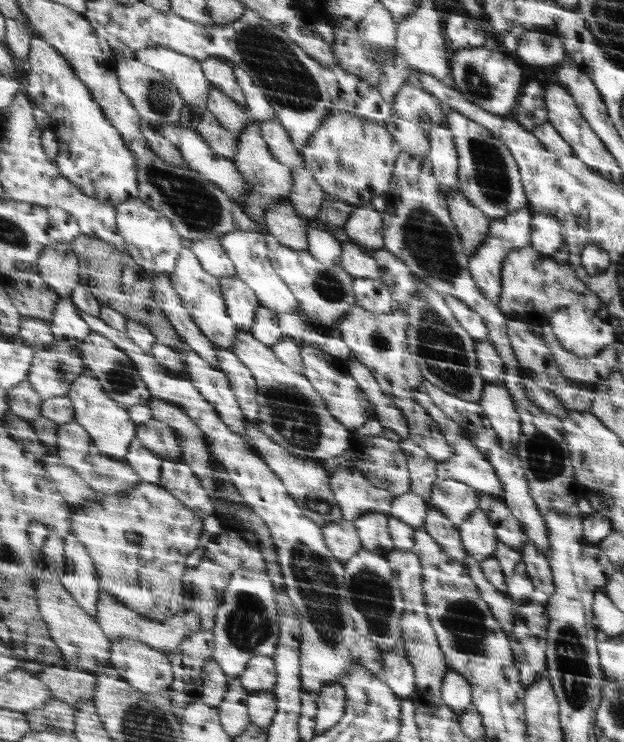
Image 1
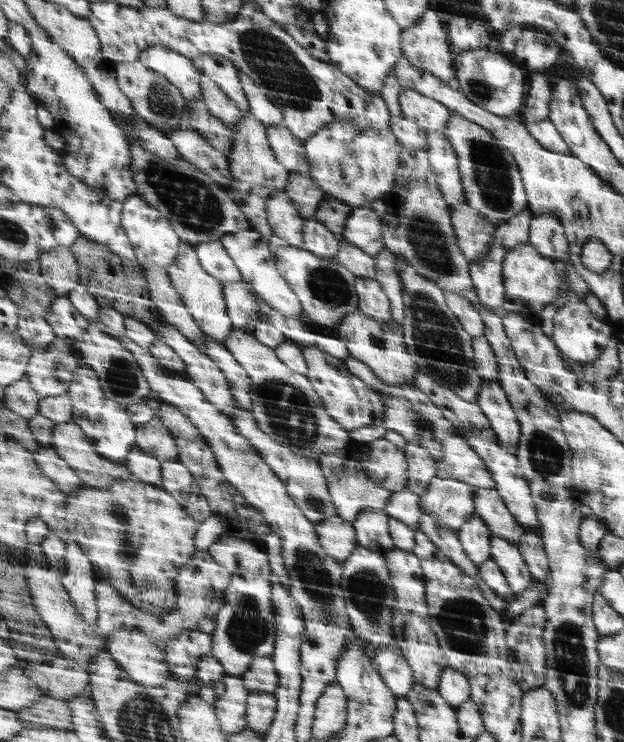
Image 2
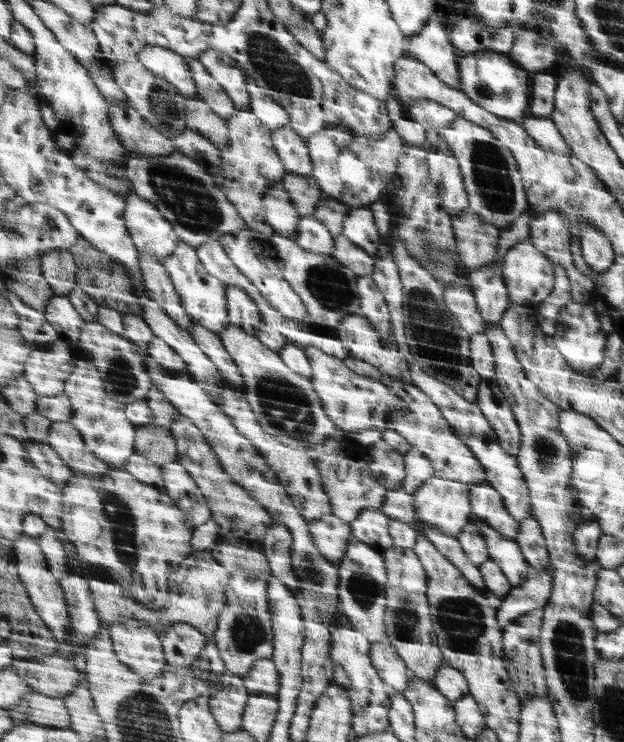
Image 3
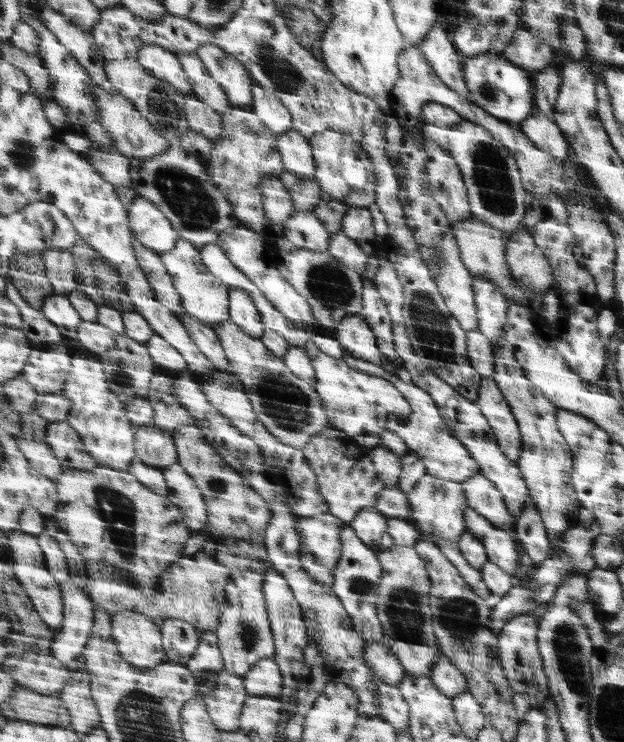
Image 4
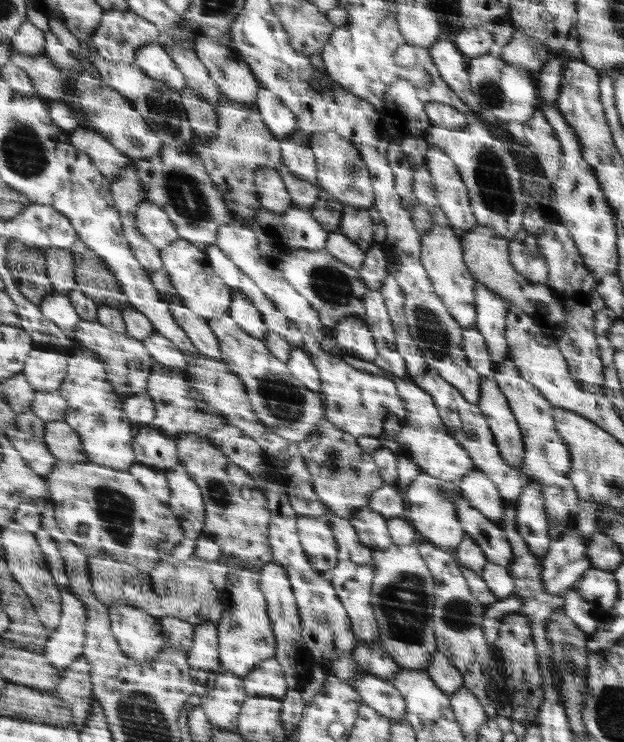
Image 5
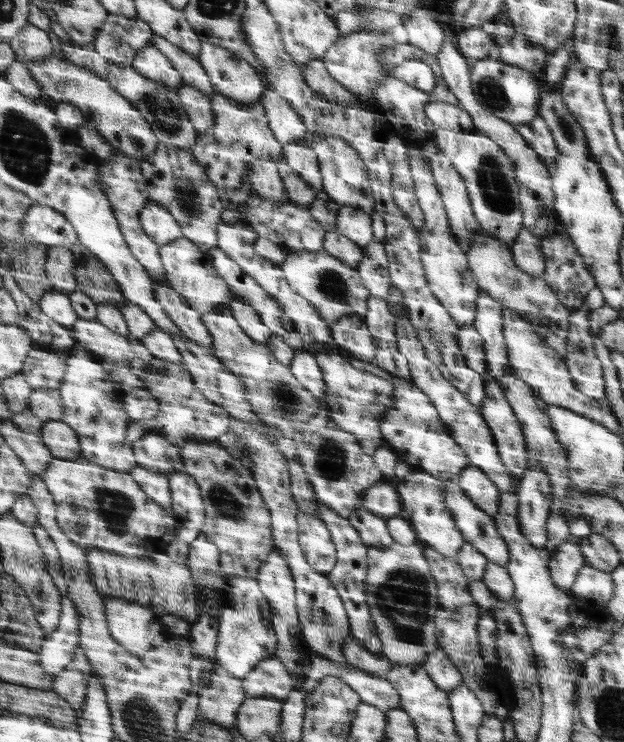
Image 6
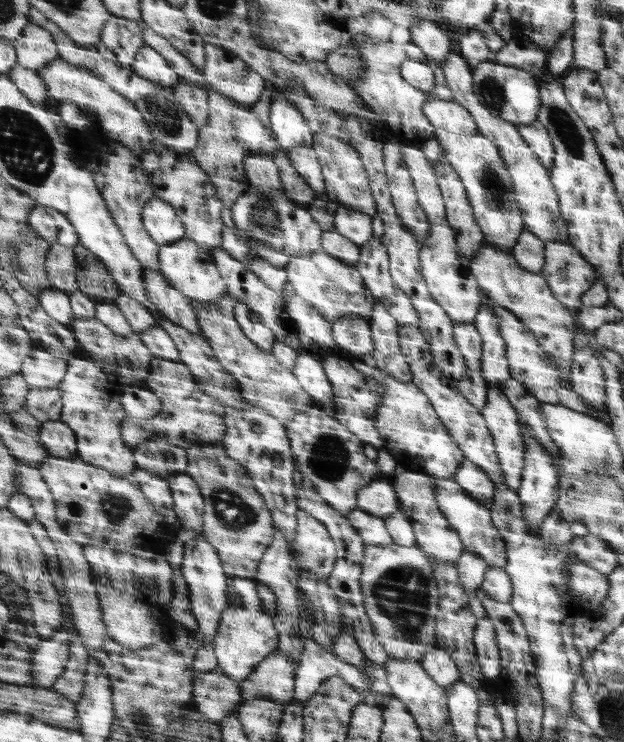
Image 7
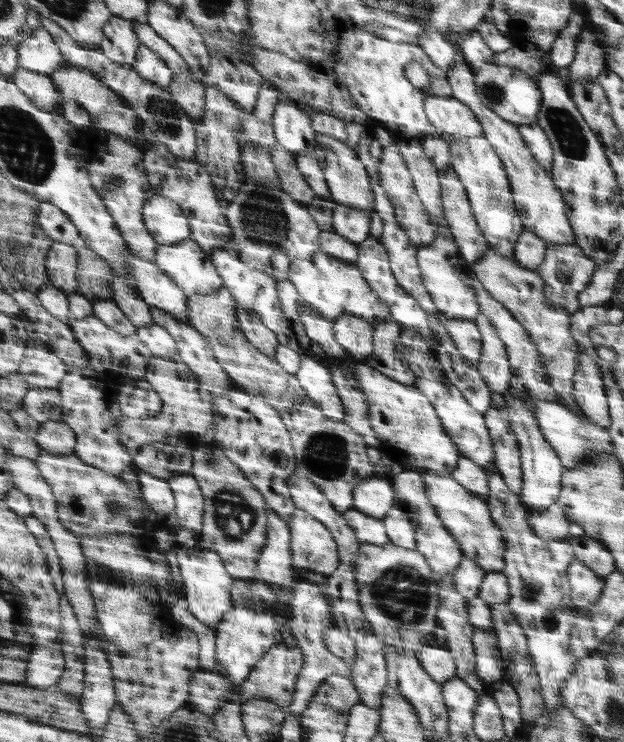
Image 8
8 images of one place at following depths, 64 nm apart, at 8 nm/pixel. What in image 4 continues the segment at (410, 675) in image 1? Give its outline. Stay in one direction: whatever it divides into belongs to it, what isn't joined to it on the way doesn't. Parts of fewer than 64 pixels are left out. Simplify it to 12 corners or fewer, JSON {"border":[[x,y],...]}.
{"border":[[380,642],[366,644],[364,662],[386,684],[398,686],[406,672]]}

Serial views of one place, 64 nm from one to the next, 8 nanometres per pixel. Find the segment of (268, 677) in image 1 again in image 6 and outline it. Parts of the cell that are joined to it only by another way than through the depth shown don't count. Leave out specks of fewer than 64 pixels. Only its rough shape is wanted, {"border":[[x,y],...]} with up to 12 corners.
{"border":[[276,656],[242,682],[247,698],[288,699],[295,685]]}

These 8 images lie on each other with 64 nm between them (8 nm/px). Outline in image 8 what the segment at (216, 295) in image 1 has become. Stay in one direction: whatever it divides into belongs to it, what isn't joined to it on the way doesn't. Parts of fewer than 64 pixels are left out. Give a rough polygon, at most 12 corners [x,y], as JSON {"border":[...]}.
{"border":[[194,239],[159,245],[156,263],[188,295],[224,287]]}

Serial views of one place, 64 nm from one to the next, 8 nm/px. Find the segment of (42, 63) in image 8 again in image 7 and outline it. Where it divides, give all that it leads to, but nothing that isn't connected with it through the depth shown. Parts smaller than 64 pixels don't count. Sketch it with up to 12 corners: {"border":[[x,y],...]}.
{"border":[[31,23],[12,43],[19,64],[44,70],[61,58],[52,32]]}

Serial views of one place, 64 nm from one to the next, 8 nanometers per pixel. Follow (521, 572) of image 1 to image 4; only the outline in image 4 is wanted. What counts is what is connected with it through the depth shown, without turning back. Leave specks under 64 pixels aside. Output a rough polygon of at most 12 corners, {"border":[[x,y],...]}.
{"border":[[472,508],[466,531],[487,562],[513,576],[520,559],[515,539]]}

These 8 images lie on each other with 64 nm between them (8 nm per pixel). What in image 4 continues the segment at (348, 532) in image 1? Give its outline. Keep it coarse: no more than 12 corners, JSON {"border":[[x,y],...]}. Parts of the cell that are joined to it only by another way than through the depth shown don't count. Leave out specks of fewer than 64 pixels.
{"border":[[300,518],[304,546],[333,570],[342,559],[342,521]]}

